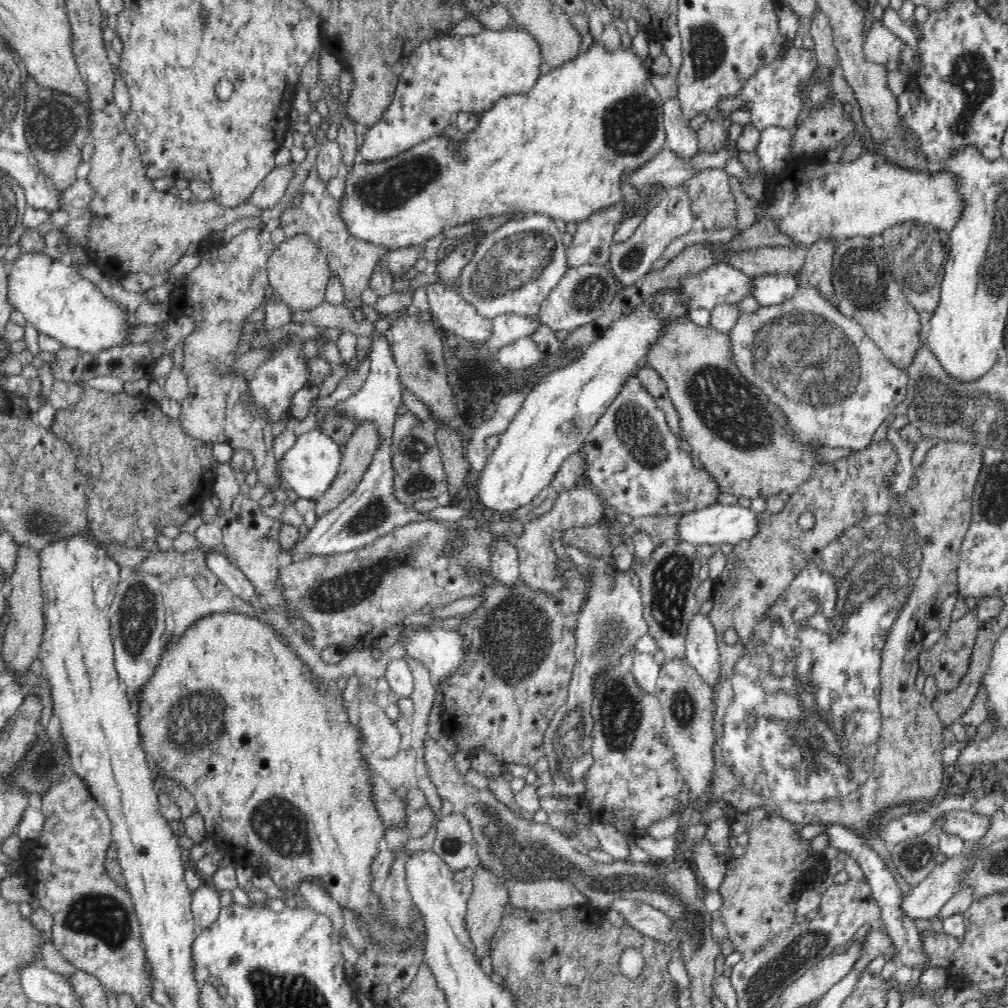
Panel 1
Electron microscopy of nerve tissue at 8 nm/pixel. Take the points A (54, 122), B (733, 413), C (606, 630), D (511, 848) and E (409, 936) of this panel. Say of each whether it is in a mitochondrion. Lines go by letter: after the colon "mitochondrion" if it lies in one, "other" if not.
A: mitochondrion
B: mitochondrion
C: mitochondrion
D: mitochondrion
E: mitochondrion

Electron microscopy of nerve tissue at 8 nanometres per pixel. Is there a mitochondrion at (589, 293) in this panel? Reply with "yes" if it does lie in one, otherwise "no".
yes

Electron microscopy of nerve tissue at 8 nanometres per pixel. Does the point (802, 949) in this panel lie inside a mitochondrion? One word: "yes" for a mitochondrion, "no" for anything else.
yes

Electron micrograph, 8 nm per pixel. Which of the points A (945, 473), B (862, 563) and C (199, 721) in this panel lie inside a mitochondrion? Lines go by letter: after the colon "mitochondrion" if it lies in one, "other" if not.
A: other
B: mitochondrion
C: mitochondrion

